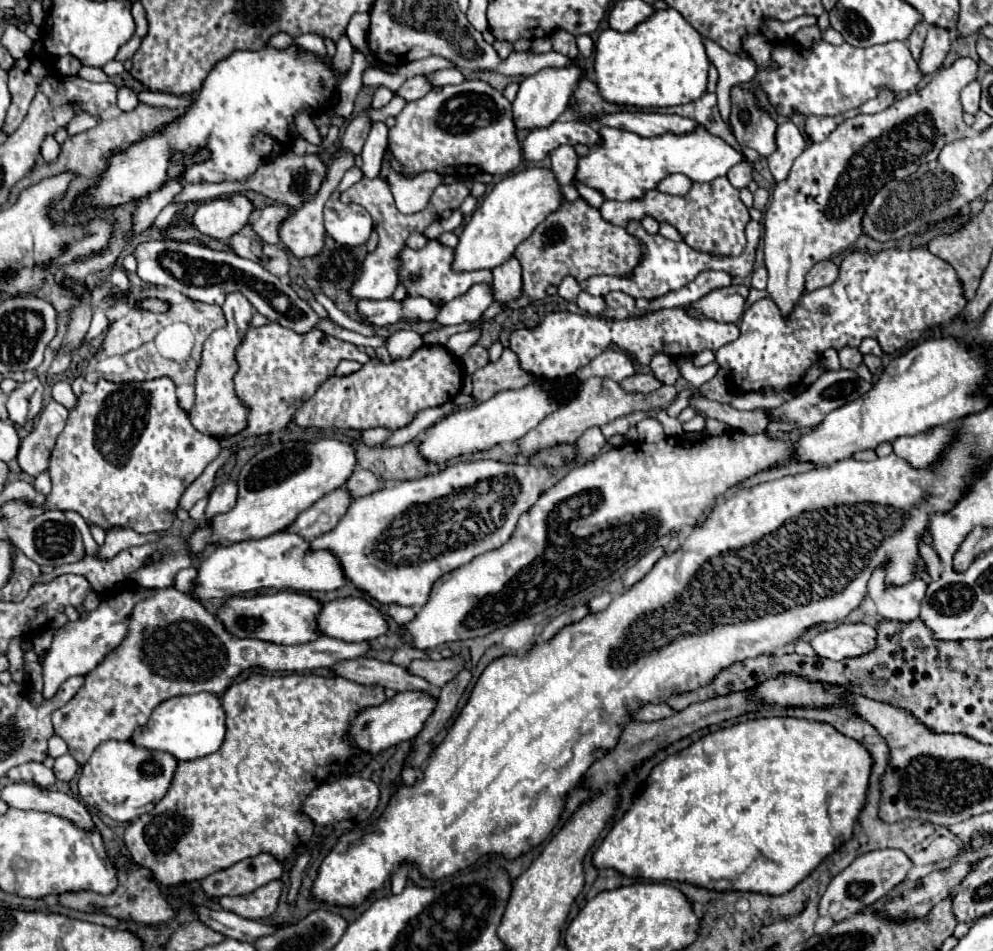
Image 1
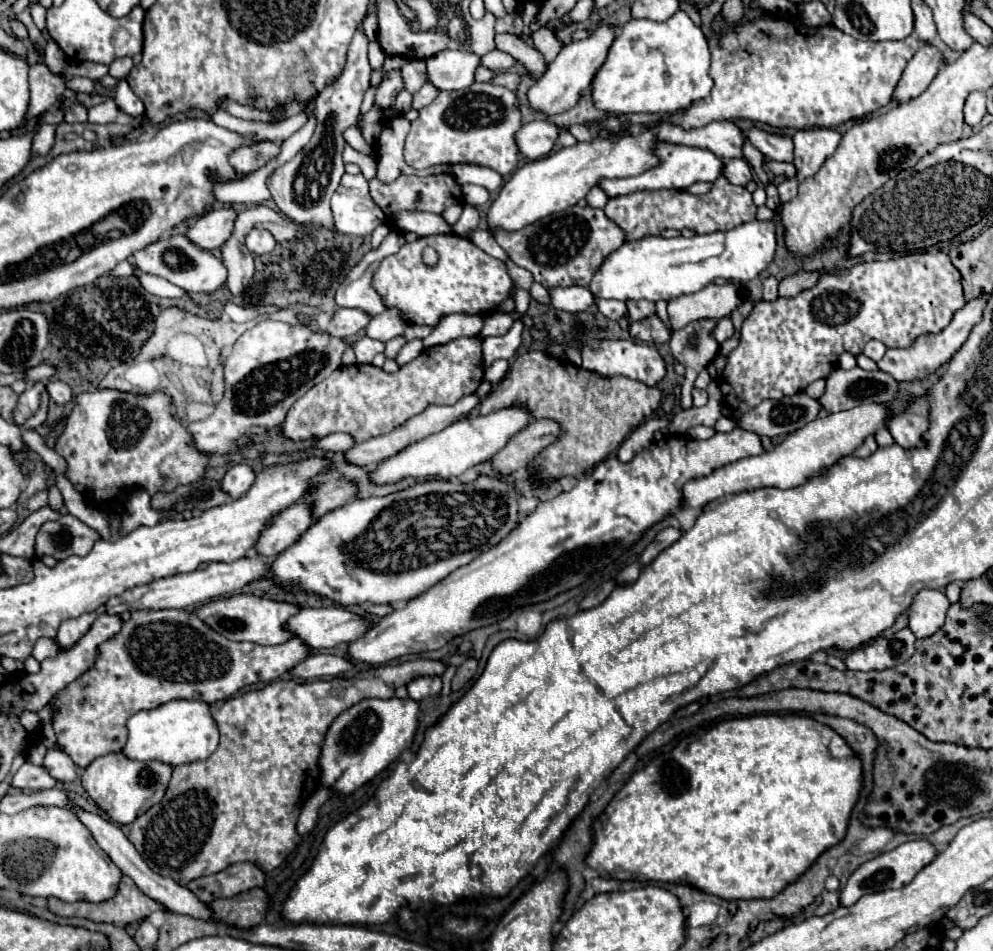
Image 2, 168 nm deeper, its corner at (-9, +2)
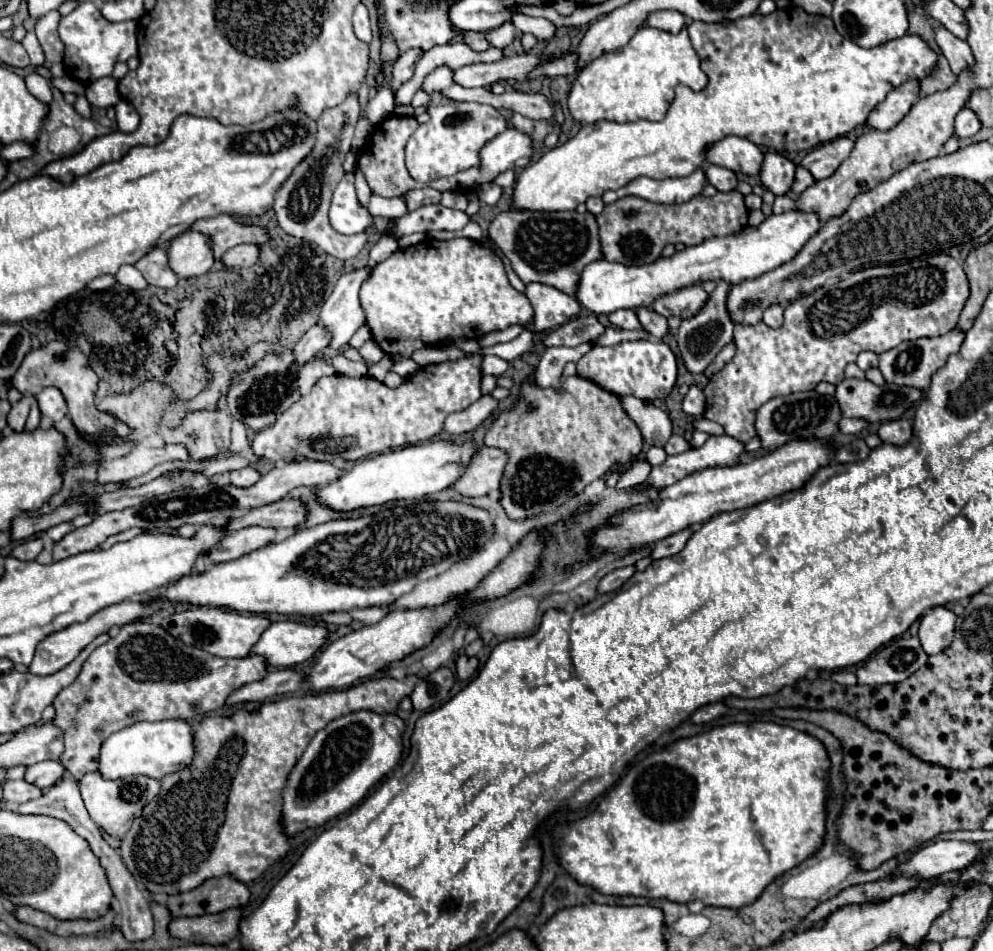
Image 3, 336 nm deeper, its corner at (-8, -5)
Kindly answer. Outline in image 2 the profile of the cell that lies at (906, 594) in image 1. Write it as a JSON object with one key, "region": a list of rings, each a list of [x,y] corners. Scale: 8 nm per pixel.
{"region":[[[924,589],[914,597],[910,607],[910,629],[918,639],[932,637],[942,629],[950,601],[938,589]]]}

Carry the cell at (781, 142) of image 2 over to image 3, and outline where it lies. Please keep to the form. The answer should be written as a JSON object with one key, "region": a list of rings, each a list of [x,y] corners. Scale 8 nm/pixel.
{"region":[[[765,152],[763,164],[761,164],[761,182],[763,186],[767,186],[767,190],[771,190],[773,194],[787,194],[791,180],[795,176],[795,164],[781,152]]]}

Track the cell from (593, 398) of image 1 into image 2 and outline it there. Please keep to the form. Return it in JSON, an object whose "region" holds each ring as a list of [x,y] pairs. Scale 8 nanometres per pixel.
{"region":[[[550,419],[532,421],[520,433],[512,435],[510,441],[490,459],[490,463],[500,475],[510,475],[518,469],[528,467],[534,455],[538,455],[544,447],[554,443],[558,435],[560,435],[558,423]]]}

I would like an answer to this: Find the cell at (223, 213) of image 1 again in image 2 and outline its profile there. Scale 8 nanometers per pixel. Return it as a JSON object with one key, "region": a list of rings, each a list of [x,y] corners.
{"region":[[[212,209],[196,219],[186,231],[186,237],[200,249],[212,251],[218,249],[232,233],[236,219],[234,209]]]}

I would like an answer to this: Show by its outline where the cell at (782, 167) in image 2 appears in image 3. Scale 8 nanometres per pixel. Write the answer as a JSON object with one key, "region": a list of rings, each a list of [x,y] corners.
{"region":[[[797,166],[797,172],[795,172],[795,180],[793,180],[793,186],[791,186],[791,192],[795,196],[799,196],[805,188],[809,188],[811,184],[815,182],[815,178],[803,168],[803,166]]]}

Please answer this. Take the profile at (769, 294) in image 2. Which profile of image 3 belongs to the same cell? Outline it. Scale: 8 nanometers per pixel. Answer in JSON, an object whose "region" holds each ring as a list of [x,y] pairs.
{"region":[[[771,304],[765,312],[763,312],[763,322],[771,328],[779,328],[779,324],[783,322],[783,306],[779,304]]]}

